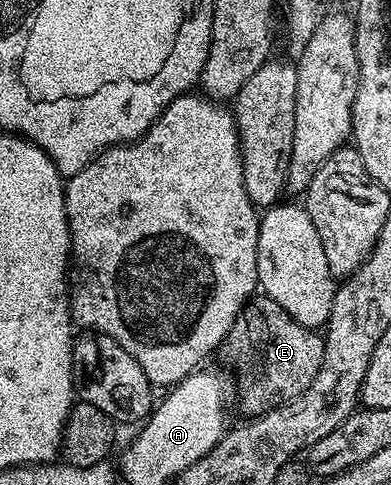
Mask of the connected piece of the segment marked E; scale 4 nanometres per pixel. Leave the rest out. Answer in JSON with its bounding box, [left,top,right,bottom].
[219,297,325,417]

